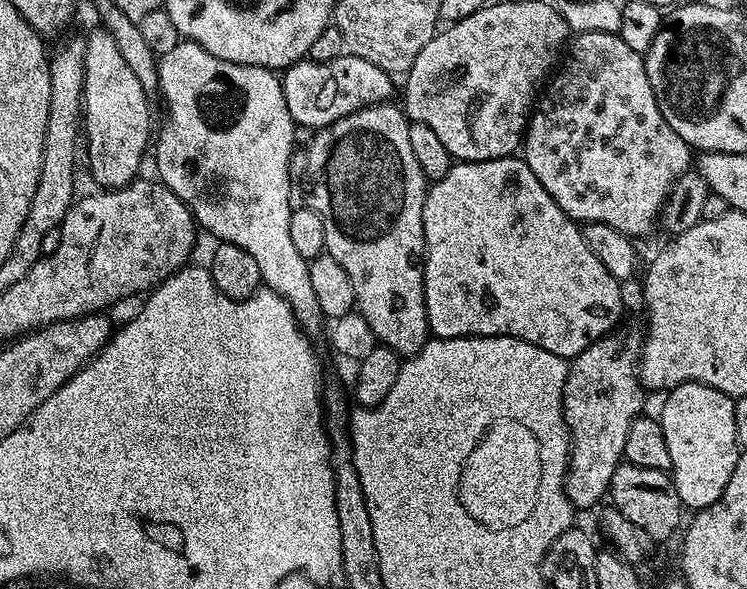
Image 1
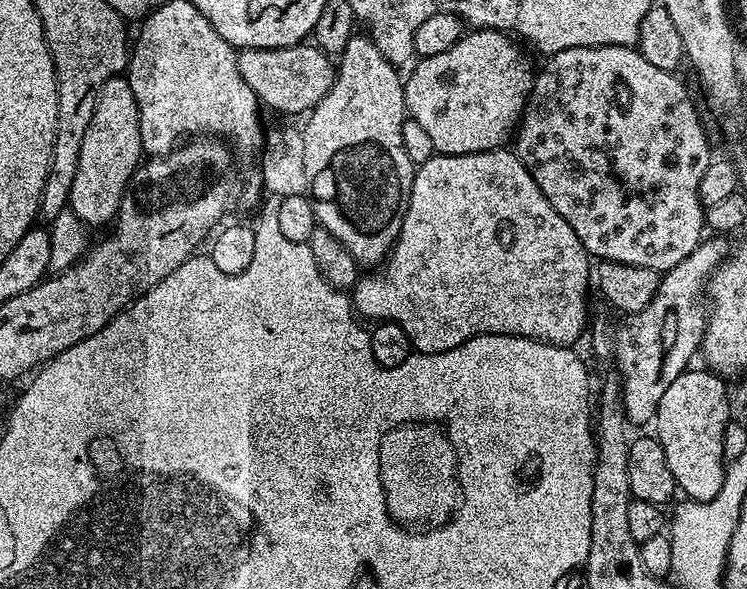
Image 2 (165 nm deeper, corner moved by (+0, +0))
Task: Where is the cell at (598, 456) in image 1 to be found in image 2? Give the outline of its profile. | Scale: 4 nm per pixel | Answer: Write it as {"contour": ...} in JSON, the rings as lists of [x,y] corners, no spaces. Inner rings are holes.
{"contour":[[[712,234],[707,238],[700,241],[700,245],[695,248],[692,253],[690,253],[690,258],[682,258],[682,262],[678,262],[678,266],[674,266],[666,273],[663,273],[660,277],[660,285],[658,290],[654,294],[654,298],[648,303],[645,308],[640,312],[633,312],[627,317],[628,320],[625,322],[621,328],[617,327],[614,332],[614,361],[616,360],[616,368],[620,373],[618,373],[618,379],[620,382],[620,390],[624,393],[624,412],[632,420],[633,424],[637,426],[643,426],[644,423],[655,421],[656,411],[658,410],[658,402],[662,402],[662,394],[666,394],[666,386],[670,386],[670,382],[674,382],[674,378],[678,378],[678,374],[689,371],[690,365],[688,364],[692,360],[692,355],[699,353],[702,348],[702,341],[704,338],[704,331],[708,325],[708,314],[710,311],[709,305],[706,303],[706,285],[713,272],[720,267],[723,260],[728,259],[730,255],[730,247],[723,235]]]}

